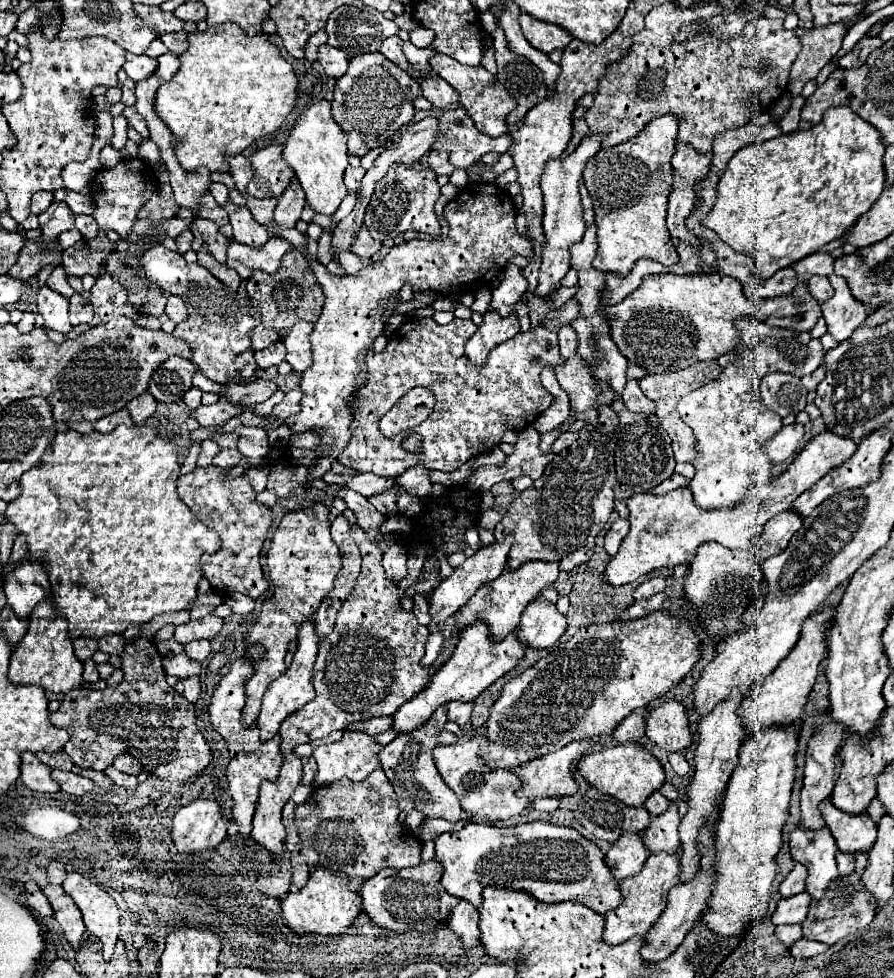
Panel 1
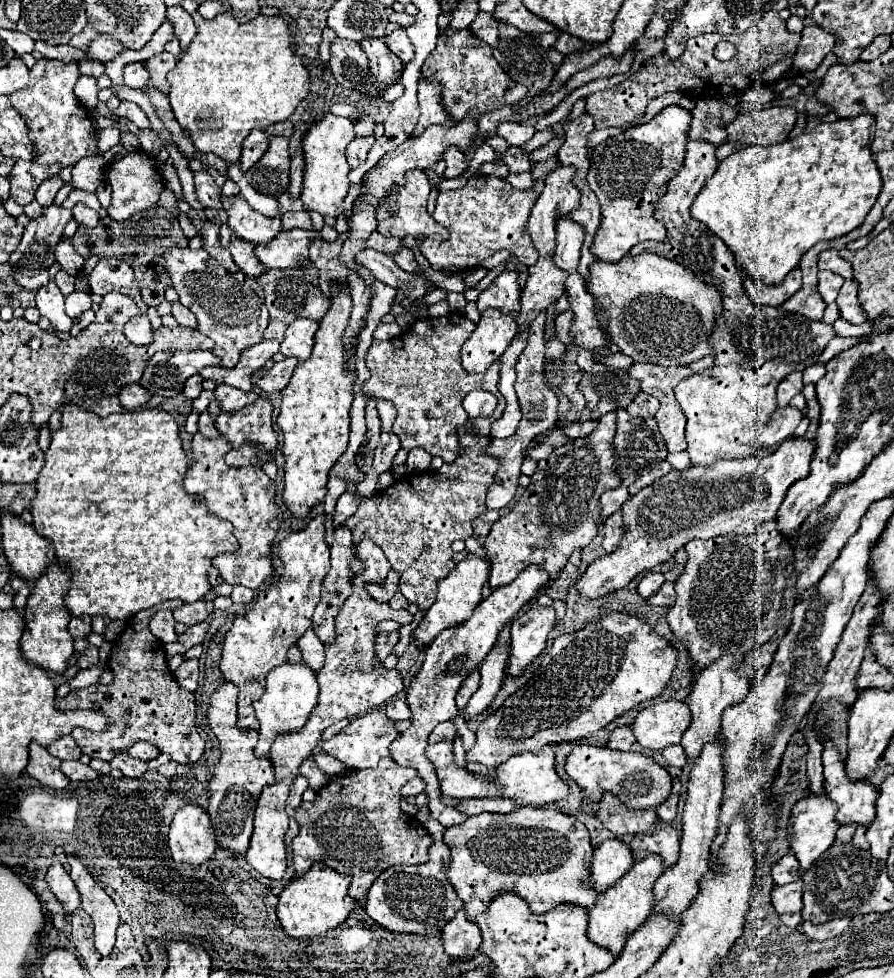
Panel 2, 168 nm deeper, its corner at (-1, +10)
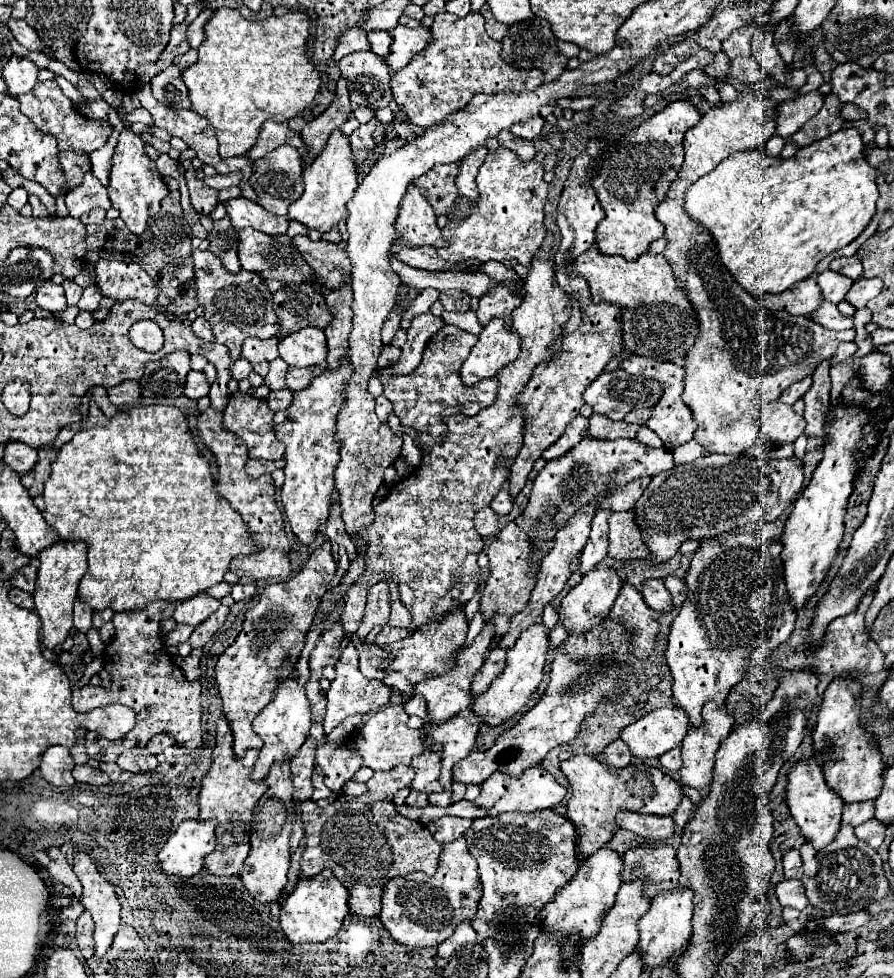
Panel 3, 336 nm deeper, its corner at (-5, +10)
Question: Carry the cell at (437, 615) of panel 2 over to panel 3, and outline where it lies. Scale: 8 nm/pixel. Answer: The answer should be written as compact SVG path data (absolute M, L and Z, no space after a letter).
M455 611L449 613L447 617L443 617L439 623L435 625L425 625L423 629L419 629L413 637L395 641L385 645L387 651L393 653L393 661L391 665L385 669L387 673L401 673L405 675L413 685L423 681L425 677L437 677L437 675L445 675L455 667L455 657L453 653L463 645L467 635L467 621L465 621L465 611Z

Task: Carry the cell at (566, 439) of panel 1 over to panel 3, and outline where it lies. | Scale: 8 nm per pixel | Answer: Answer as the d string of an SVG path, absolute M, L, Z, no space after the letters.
M593 413L589 417L589 429L591 433L595 433L595 437L605 437L605 439L619 439L619 437L627 437L627 439L635 439L637 431L641 429L639 425L631 425L625 421L611 421L609 417L605 419L599 413Z

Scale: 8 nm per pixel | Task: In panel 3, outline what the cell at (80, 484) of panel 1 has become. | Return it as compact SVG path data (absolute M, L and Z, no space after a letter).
M89 401L85 427L69 443L65 443L59 449L59 457L51 467L51 477L45 481L43 497L47 505L43 511L43 517L59 533L59 537L61 539L81 539L89 547L89 567L79 585L79 599L87 601L95 611L105 609L105 607L111 607L115 611L131 611L131 609L139 609L141 605L147 605L159 599L173 601L173 603L187 601L187 597L193 597L195 593L207 591L209 587L221 583L223 575L229 571L229 563L233 557L251 555L259 549L255 541L251 539L249 527L243 523L241 515L217 493L209 461L197 449L187 417L177 407L169 407L169 405L139 405L139 407L119 409L111 419L107 419L99 411L99 407L93 401Z

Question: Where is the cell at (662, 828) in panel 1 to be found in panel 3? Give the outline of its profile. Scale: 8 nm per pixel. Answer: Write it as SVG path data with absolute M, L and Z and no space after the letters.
M641 845L629 849L623 855L623 881L647 879L643 895L647 899L657 897L661 891L673 891L679 887L679 865L675 849L671 845Z

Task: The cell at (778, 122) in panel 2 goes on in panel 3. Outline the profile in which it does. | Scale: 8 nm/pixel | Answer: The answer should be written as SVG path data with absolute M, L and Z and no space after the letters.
M811 91L805 95L797 95L791 101L785 101L779 107L777 115L777 133L787 139L799 127L803 127L819 109L823 107L823 95L819 91Z

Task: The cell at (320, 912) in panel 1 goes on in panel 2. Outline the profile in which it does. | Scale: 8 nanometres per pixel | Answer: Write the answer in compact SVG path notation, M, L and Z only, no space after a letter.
M313 865L307 871L307 875L293 879L279 895L279 905L277 905L277 917L287 935L311 937L341 925L357 905L357 901L349 895L349 883L351 883L349 875L337 873L329 867L319 869L319 865Z

